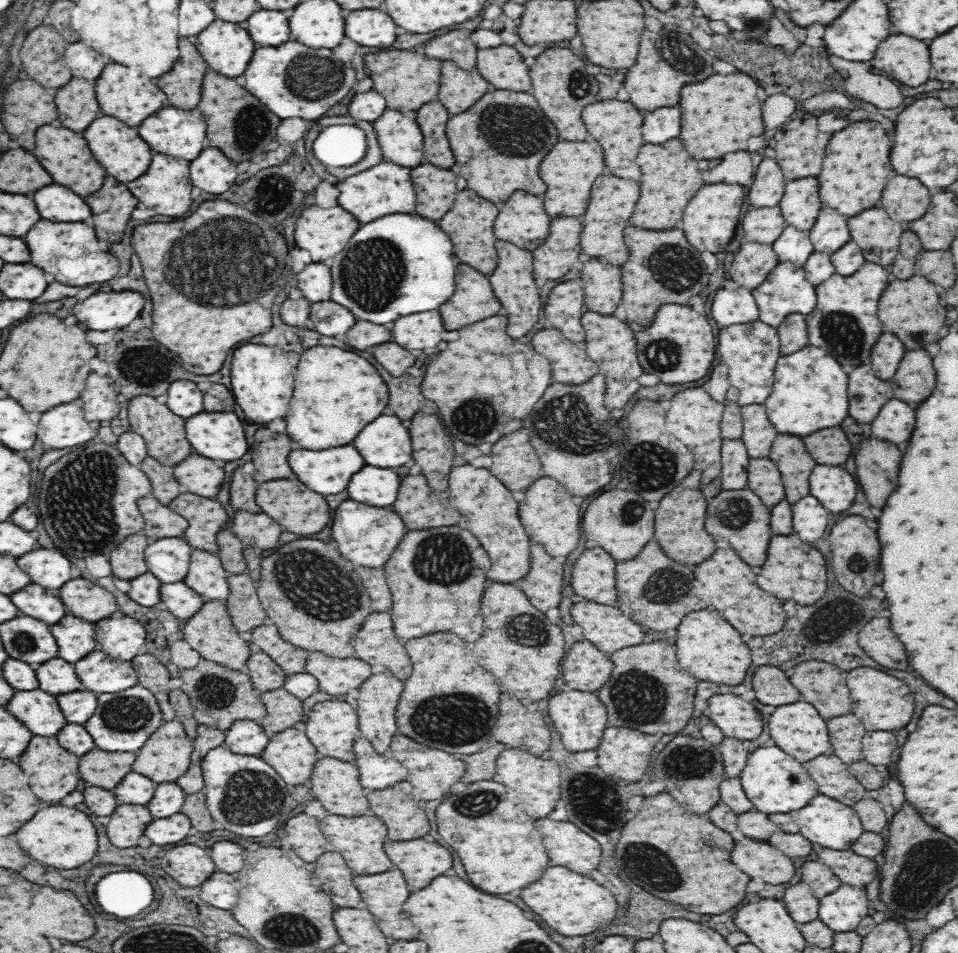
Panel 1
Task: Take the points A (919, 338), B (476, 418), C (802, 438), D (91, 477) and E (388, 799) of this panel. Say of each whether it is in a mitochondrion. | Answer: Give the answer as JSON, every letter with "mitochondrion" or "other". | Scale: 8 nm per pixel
{"A":"mitochondrion","B":"mitochondrion","C":"other","D":"mitochondrion","E":"other"}

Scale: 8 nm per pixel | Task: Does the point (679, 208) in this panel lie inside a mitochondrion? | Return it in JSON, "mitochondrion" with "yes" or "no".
{"mitochondrion":"no"}

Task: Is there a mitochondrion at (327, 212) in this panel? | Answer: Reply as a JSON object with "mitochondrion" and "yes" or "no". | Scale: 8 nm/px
{"mitochondrion":"no"}

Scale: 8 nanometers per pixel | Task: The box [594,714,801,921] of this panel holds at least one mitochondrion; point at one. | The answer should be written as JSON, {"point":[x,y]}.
{"point":[645,862]}

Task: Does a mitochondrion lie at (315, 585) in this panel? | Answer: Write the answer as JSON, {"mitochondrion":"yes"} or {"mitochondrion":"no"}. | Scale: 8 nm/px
{"mitochondrion":"yes"}

